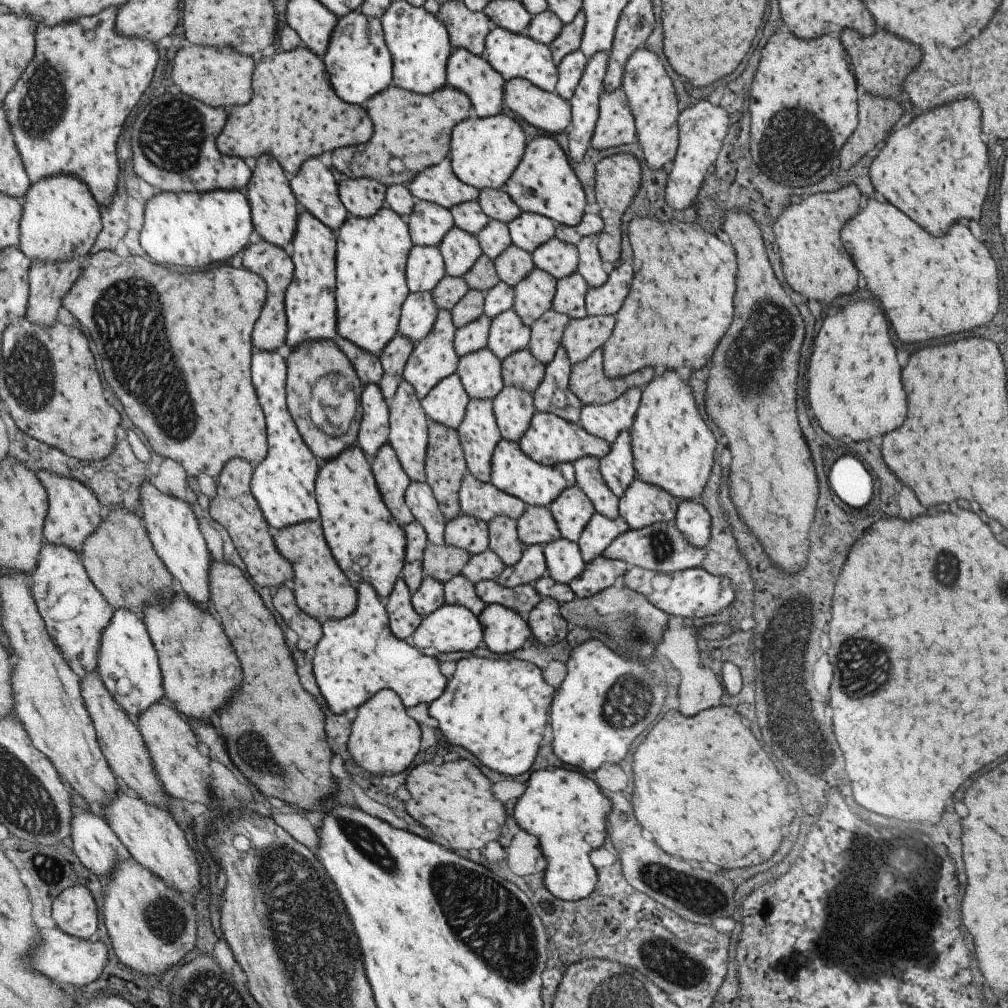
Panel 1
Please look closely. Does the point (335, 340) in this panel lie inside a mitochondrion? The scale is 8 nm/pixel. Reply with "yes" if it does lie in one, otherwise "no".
no

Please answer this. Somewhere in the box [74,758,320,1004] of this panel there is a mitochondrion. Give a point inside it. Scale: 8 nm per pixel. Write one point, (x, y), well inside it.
(164, 916)

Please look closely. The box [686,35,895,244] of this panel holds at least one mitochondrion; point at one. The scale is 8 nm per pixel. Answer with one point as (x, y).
(803, 141)

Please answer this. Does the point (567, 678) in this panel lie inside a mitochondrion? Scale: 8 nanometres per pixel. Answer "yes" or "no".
no

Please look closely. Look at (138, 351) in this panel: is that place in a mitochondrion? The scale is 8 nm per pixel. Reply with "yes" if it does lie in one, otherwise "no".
yes

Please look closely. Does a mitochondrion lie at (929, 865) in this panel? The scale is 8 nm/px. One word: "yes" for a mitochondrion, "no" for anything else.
yes

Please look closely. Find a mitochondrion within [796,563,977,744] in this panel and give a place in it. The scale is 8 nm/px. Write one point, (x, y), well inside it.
(862, 675)

